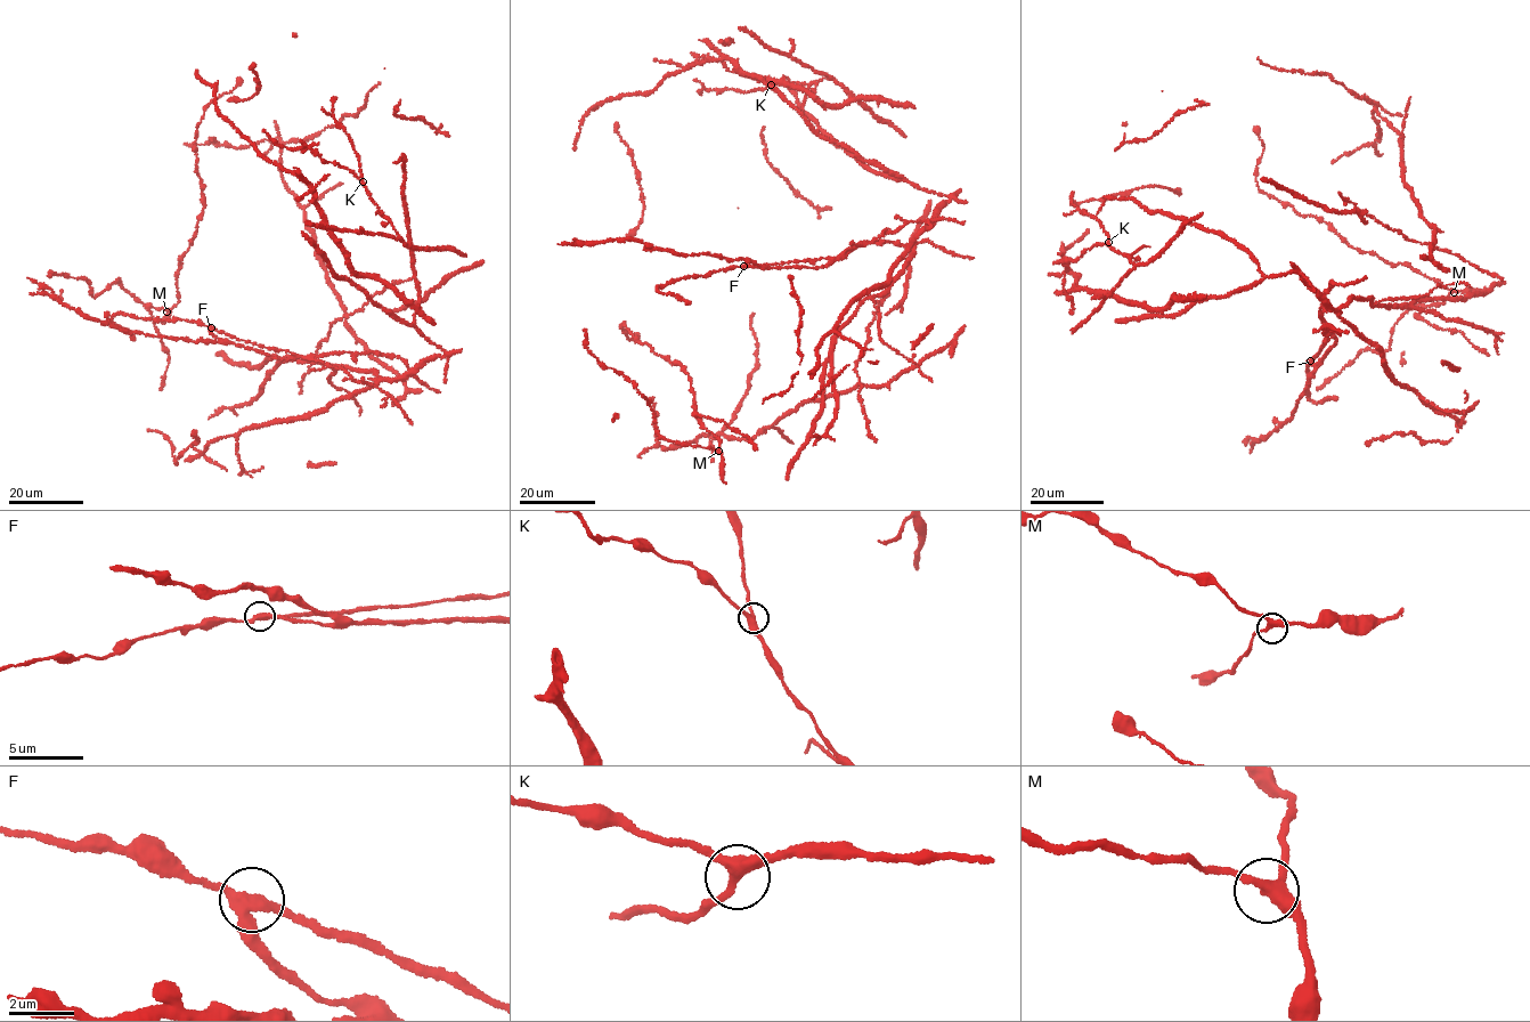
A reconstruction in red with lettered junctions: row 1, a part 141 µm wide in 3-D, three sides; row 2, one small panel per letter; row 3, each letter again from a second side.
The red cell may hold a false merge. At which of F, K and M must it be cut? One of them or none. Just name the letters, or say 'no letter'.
F

